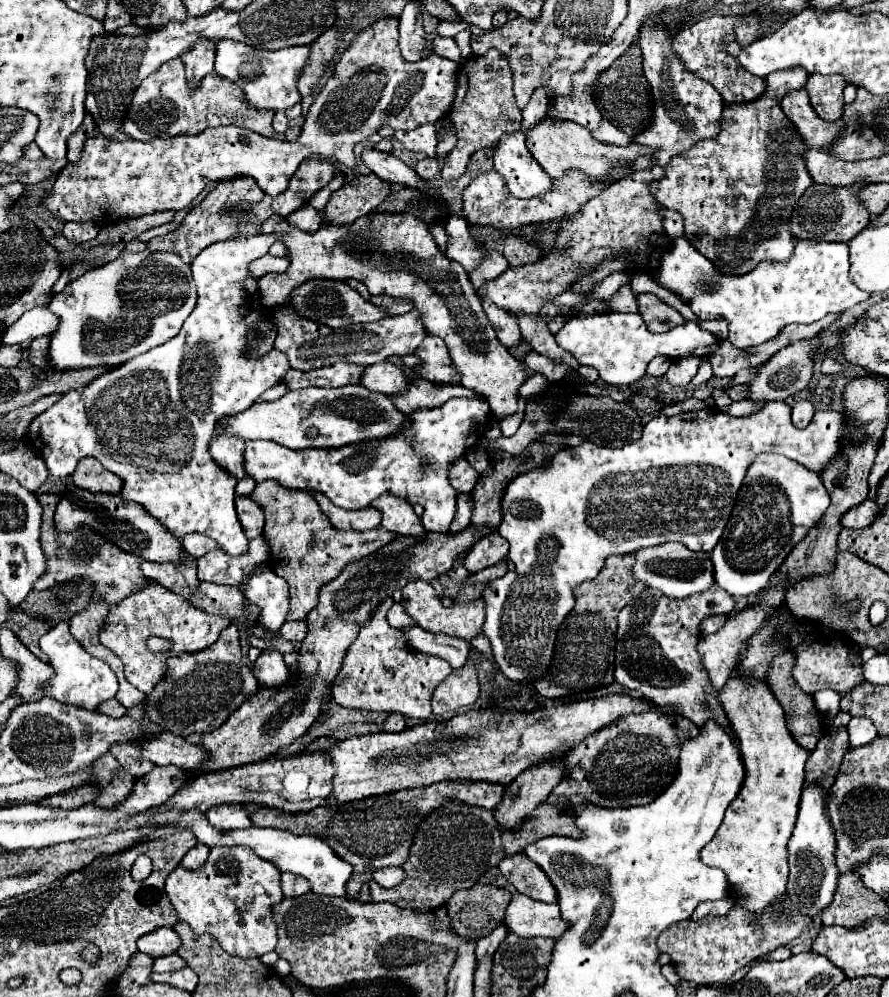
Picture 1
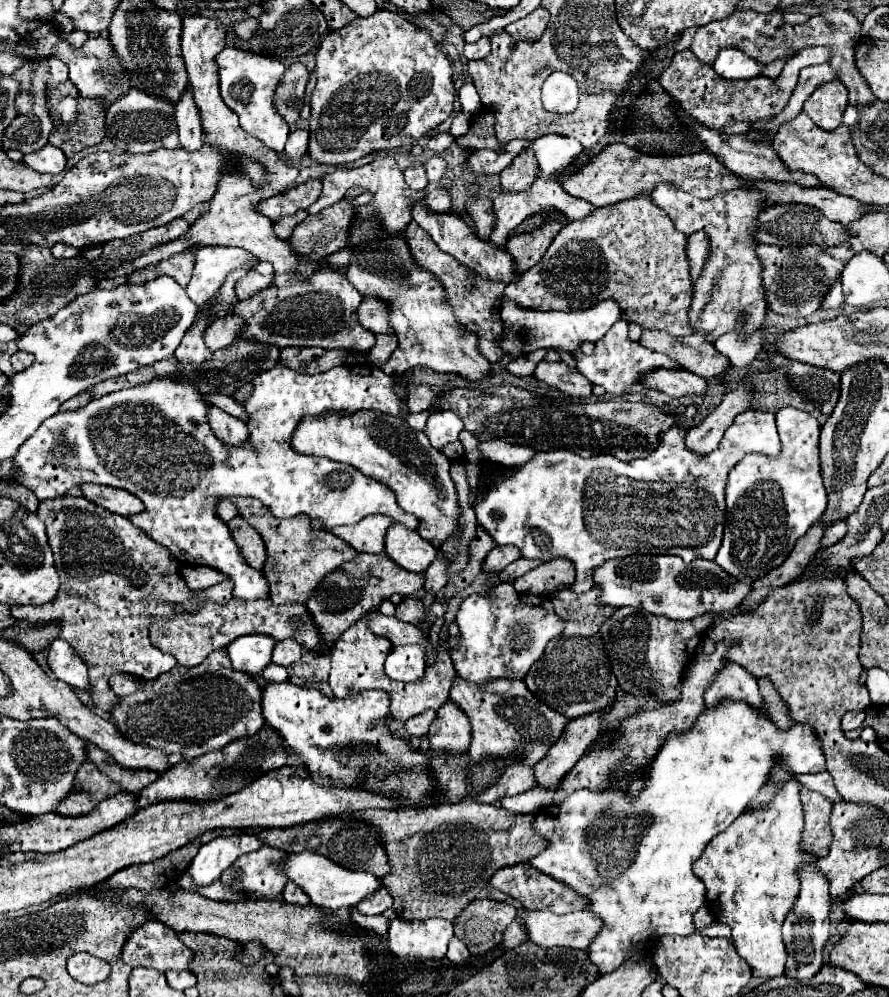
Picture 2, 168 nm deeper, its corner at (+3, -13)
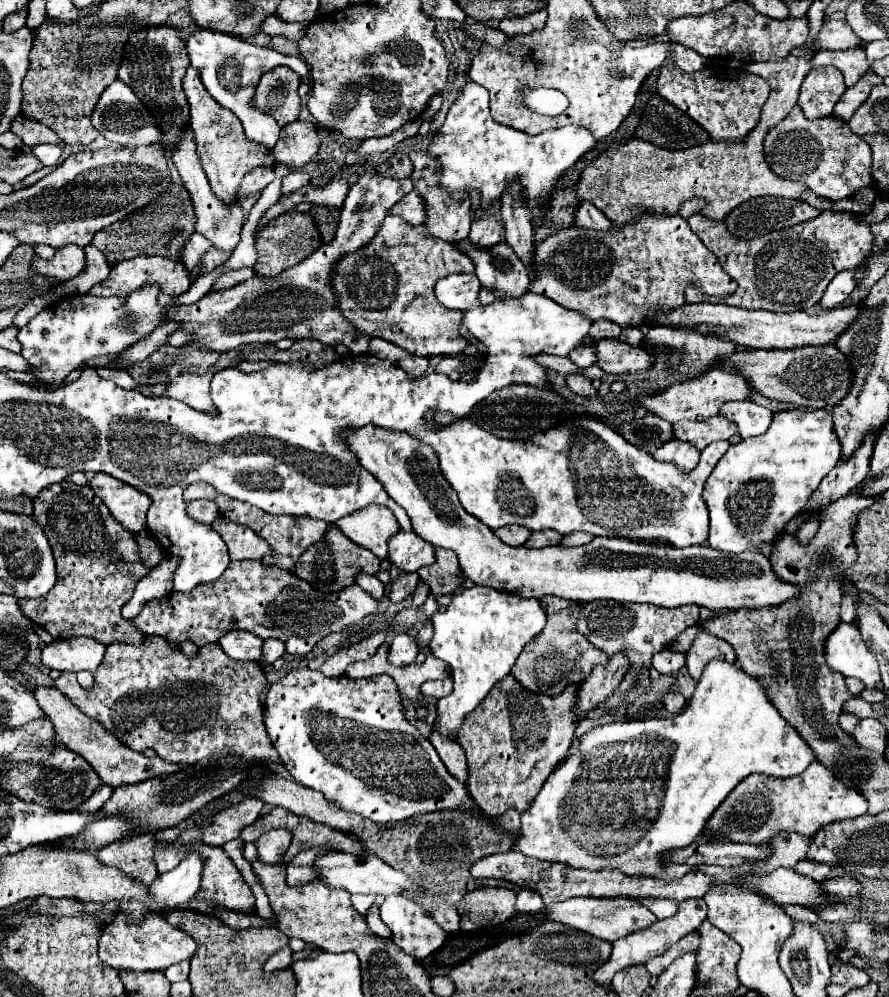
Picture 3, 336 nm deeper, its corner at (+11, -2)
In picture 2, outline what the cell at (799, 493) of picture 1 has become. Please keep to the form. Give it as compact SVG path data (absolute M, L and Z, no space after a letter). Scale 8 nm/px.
M781 408L777 412L777 422L781 422L781 456L767 458L761 454L749 454L729 472L725 534L715 562L735 580L757 580L765 576L765 572L779 568L793 550L793 544L821 518L827 508L827 494L819 474L819 422L797 408Z

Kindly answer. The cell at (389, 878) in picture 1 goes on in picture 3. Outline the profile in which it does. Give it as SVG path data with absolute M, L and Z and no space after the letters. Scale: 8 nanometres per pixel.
M353 895L353 907L359 911L359 915L367 915L367 911L369 911L369 907L373 905L373 901L375 901L375 897L373 895Z

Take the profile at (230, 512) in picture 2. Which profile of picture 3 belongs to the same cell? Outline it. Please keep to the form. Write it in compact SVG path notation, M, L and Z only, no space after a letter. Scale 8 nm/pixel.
M205 499L187 503L187 513L189 513L191 519L195 519L199 523L207 523L207 525L213 523L215 517L219 515L217 513L217 505L213 505L213 501L205 501Z

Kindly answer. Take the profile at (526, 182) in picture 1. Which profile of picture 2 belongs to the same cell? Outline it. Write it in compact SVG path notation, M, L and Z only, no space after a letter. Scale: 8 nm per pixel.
M537 176L537 184L533 184L533 188L529 188L529 192L501 192L495 200L495 216L497 216L497 224L493 228L493 234L491 234L491 240L499 246L503 246L507 242L507 238L511 236L511 232L529 216L537 214L537 212L543 212L543 210L557 210L561 214L565 214L569 220L579 220L579 218L585 218L593 206L585 200L577 200L575 196L569 196L553 178L545 180L545 176Z

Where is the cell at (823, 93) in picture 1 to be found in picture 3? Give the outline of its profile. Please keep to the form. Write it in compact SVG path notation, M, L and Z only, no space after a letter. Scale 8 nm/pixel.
M837 67L811 69L801 85L799 107L807 119L829 117L845 89L847 87L843 83L843 75Z

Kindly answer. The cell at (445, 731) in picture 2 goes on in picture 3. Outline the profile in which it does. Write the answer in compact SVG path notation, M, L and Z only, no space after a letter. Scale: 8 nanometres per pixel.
M431 733L429 741L435 745L441 761L447 767L447 771L455 779L465 783L467 777L469 777L469 769L467 769L467 761L465 761L465 753L463 753L461 745L453 743L453 741L447 741L447 739L441 739L441 735L437 735L437 733Z

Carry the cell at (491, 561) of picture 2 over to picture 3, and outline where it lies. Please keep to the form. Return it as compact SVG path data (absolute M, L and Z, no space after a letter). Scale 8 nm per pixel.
M505 525L501 529L495 529L495 535L511 547L519 547L529 539L531 529L525 529L523 525Z

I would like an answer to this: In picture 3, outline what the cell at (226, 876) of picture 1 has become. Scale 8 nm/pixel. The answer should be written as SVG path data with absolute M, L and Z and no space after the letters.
M273 829L267 831L265 835L261 835L255 845L259 849L259 859L265 863L281 863L285 851L289 849L289 841L291 841L291 833L287 829Z

